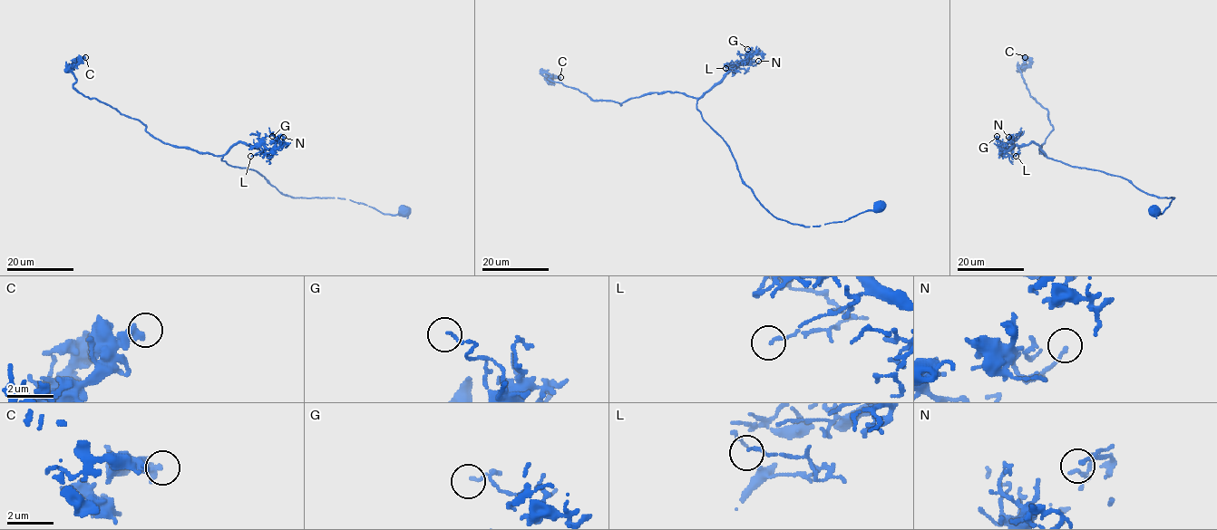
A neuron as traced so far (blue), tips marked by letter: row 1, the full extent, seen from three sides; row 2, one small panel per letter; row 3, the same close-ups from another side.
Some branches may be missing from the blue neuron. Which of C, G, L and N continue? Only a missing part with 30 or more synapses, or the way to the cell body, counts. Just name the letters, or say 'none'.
none

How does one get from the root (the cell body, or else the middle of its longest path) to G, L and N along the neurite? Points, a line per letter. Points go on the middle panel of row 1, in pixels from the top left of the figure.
G: (878, 206), (803, 226), (761, 204), (696, 108), (756, 50), (747, 49)
L: (878, 206), (813, 226), (774, 217), (741, 178), (728, 145), (696, 108), (708, 90), (737, 72), (725, 68)
N: (878, 206), (803, 226), (761, 204), (696, 108), (735, 65), (758, 61)

